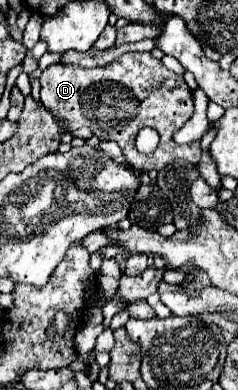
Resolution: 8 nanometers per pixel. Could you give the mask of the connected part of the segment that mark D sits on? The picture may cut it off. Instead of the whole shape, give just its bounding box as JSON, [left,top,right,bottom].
[39,52,199,170]

